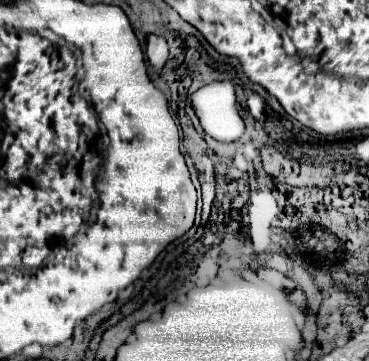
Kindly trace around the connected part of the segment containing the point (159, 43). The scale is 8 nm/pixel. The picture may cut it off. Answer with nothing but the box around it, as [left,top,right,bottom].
[147,34,169,68]

